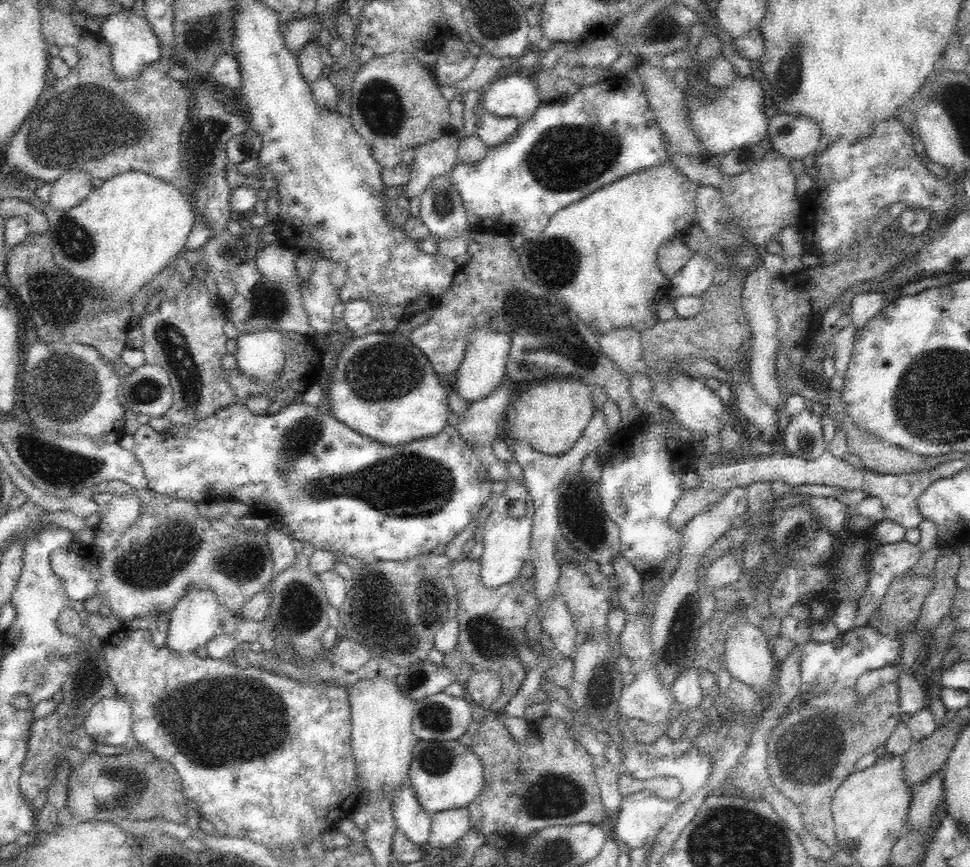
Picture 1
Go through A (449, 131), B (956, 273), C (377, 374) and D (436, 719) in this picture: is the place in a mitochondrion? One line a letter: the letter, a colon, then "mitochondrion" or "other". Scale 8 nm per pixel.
A: other
B: other
C: mitochondrion
D: mitochondrion

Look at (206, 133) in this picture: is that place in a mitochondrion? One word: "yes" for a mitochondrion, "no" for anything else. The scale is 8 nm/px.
yes

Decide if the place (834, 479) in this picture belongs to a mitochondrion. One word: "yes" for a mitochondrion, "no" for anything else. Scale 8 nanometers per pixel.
no

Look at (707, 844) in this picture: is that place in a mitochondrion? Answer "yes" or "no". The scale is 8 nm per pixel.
yes

